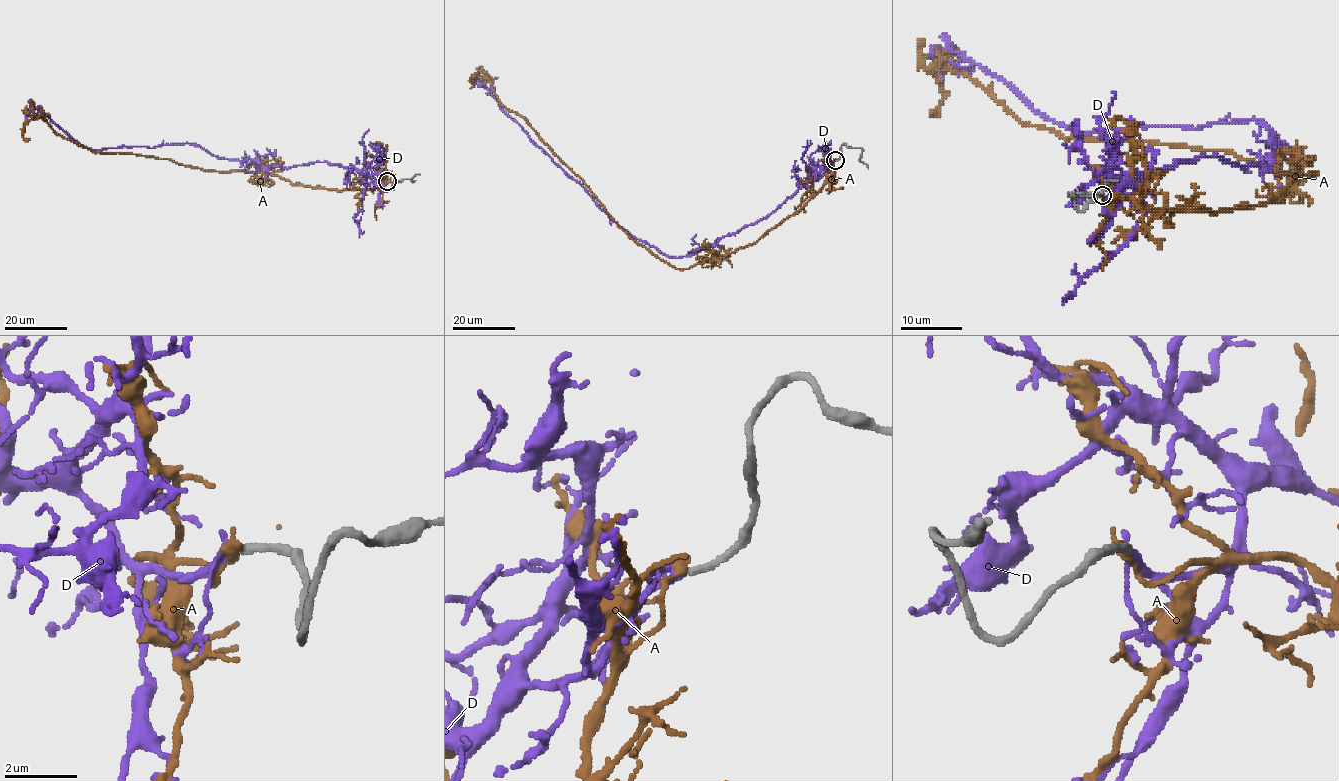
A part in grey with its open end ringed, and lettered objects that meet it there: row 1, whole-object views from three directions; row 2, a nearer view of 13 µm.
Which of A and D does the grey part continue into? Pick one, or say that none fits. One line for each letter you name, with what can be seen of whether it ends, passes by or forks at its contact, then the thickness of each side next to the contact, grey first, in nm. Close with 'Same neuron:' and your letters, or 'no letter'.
D: It passes by. Thickness 200 nm (grey) against 170 nm
Same neuron: D

